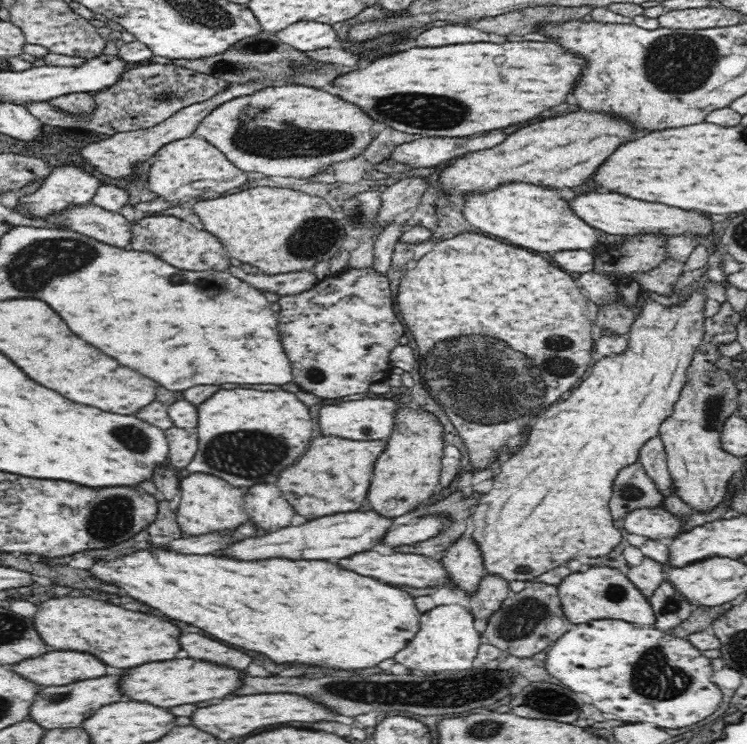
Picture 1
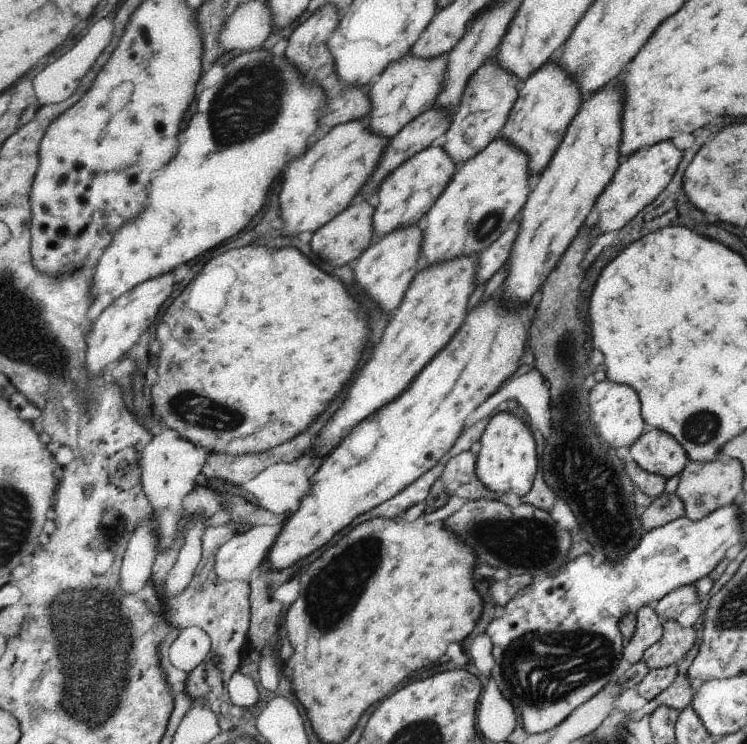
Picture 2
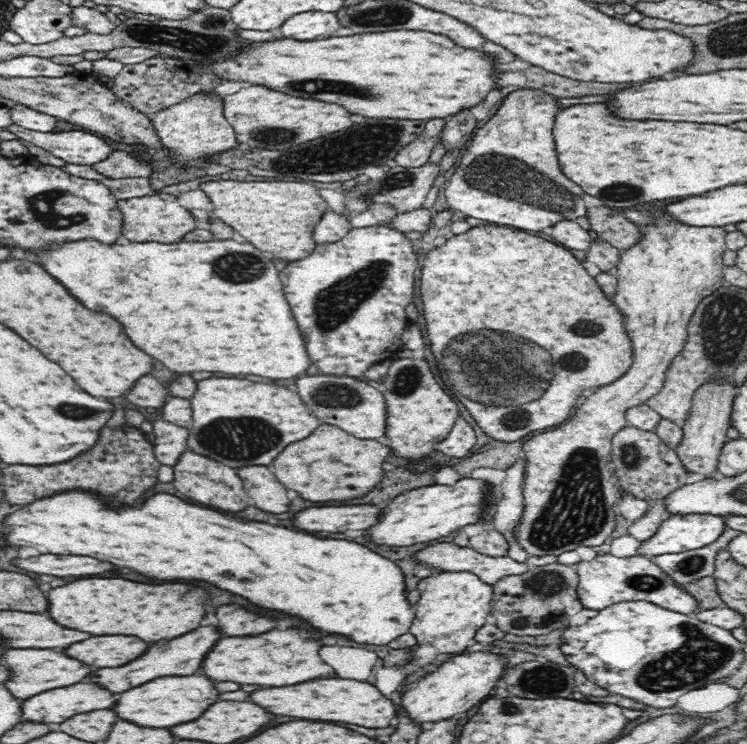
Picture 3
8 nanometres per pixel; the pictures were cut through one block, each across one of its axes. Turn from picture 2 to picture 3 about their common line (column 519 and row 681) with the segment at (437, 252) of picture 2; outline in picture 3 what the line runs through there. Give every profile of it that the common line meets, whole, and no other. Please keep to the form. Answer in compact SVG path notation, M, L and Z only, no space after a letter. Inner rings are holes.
M162 676L158 680L150 680L138 688L132 687L128 692L119 694L120 700L116 701L113 708L118 719L130 720L140 726L150 728L170 728L196 720L206 712L210 704L214 704L220 692L214 688L214 682L202 676Z

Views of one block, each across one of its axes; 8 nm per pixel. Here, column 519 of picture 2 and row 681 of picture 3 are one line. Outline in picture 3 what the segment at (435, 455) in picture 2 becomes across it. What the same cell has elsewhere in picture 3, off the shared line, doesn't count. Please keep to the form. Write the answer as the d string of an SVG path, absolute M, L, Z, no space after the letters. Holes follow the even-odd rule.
M318 678L306 684L294 684L284 688L266 688L252 692L252 702L280 716L296 716L322 722L348 722L366 728L386 728L396 716L394 702L378 692L370 682L344 680L344 678Z

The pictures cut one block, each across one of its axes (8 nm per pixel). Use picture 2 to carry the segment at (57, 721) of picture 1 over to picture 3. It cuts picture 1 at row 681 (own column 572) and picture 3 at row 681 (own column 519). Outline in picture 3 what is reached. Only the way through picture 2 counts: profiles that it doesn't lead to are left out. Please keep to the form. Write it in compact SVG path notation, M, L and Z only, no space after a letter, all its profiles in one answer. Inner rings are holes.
M200 626L194 632L188 632L186 636L178 636L174 640L160 640L154 646L150 646L146 650L146 654L142 654L140 658L120 666L120 668L99 668L96 672L90 674L88 682L96 682L110 693L126 692L134 686L140 686L148 680L160 678L160 676L188 676L194 674L200 666L202 660L206 658L206 652L210 652L210 648L222 638L222 634L218 632L216 626Z

